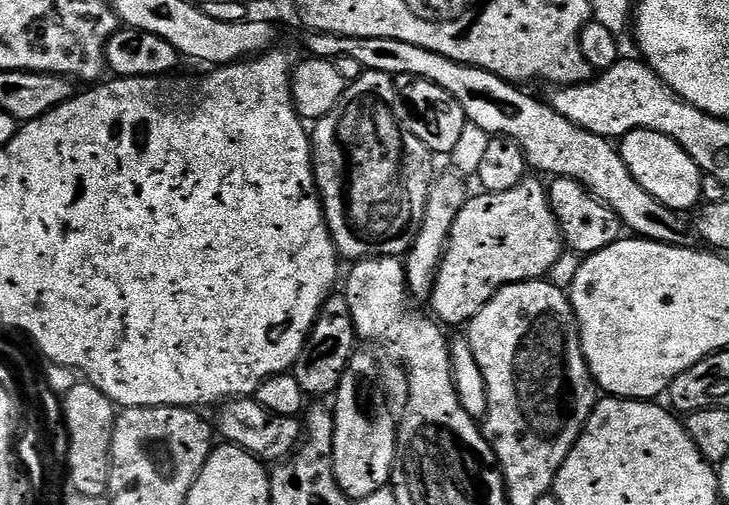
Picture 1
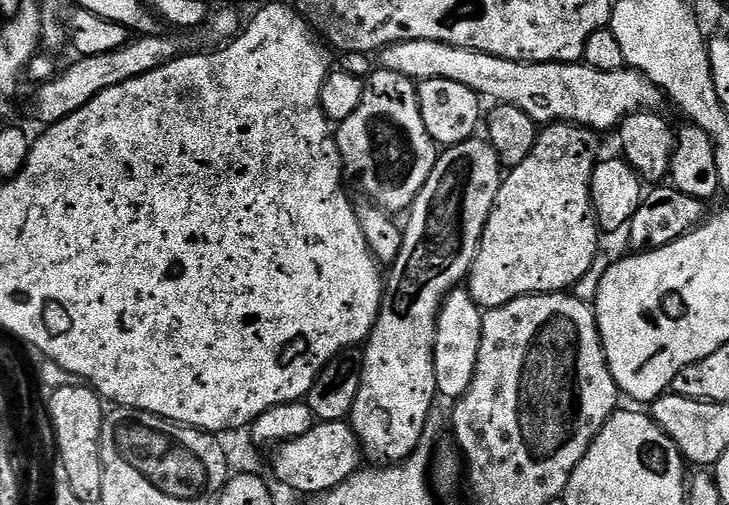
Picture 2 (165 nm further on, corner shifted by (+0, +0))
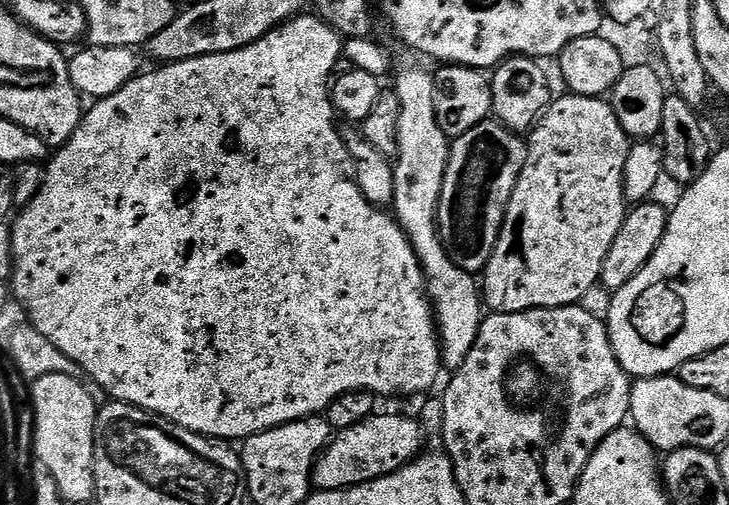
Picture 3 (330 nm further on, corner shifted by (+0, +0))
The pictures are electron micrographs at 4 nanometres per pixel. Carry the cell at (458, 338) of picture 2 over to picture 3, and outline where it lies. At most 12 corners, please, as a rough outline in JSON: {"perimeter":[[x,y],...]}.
{"perimeter":[[406,69],[390,208],[424,267],[443,367],[486,315],[477,277],[440,241],[450,138],[436,78]]}

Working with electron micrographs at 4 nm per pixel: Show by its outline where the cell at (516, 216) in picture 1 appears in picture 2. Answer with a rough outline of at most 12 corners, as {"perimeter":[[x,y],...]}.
{"perimeter":[[549,124],[468,271],[479,308],[575,289],[601,251],[597,133]]}

